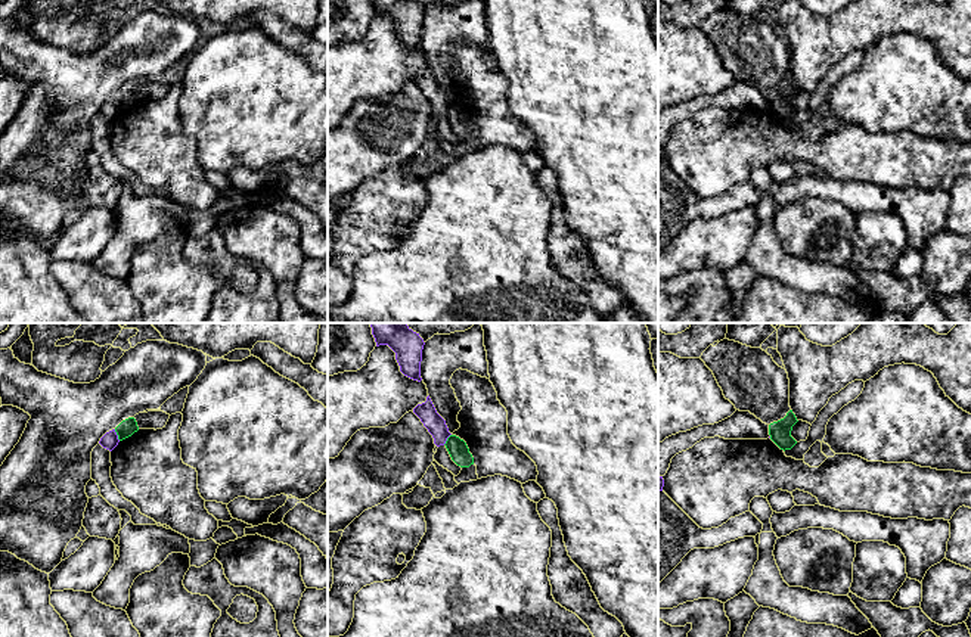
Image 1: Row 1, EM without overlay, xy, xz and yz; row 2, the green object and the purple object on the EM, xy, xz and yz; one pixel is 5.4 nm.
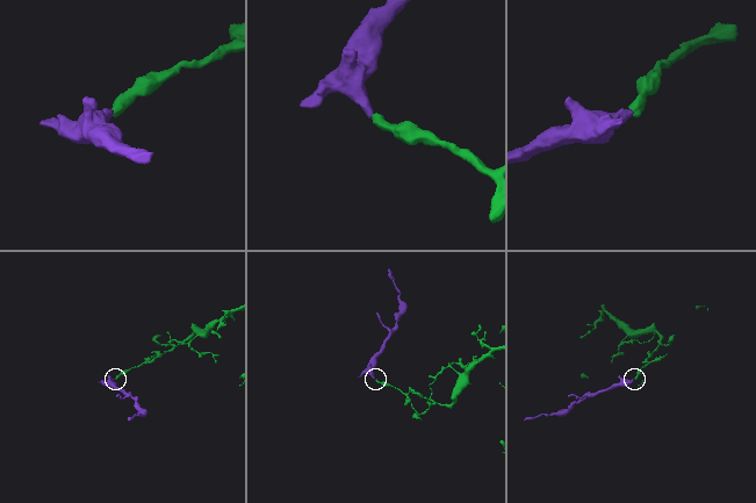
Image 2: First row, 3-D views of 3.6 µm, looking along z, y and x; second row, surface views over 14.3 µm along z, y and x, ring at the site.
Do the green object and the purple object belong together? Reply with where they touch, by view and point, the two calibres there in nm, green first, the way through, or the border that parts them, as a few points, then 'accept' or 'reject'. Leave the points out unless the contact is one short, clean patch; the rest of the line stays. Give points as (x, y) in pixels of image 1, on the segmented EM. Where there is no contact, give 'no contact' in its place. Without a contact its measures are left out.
xy (117, 434) | 90/90 nm | along xy (114, 429), (120, 440) | reject

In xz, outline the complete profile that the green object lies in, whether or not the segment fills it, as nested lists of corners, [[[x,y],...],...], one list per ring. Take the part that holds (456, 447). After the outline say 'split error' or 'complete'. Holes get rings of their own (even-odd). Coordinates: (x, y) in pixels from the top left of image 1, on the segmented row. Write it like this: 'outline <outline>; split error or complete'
outline [[[450,435],[446,441],[446,448],[452,460],[460,467],[469,467],[474,464],[474,457],[469,453],[469,448],[463,439],[456,435]]]; complete

